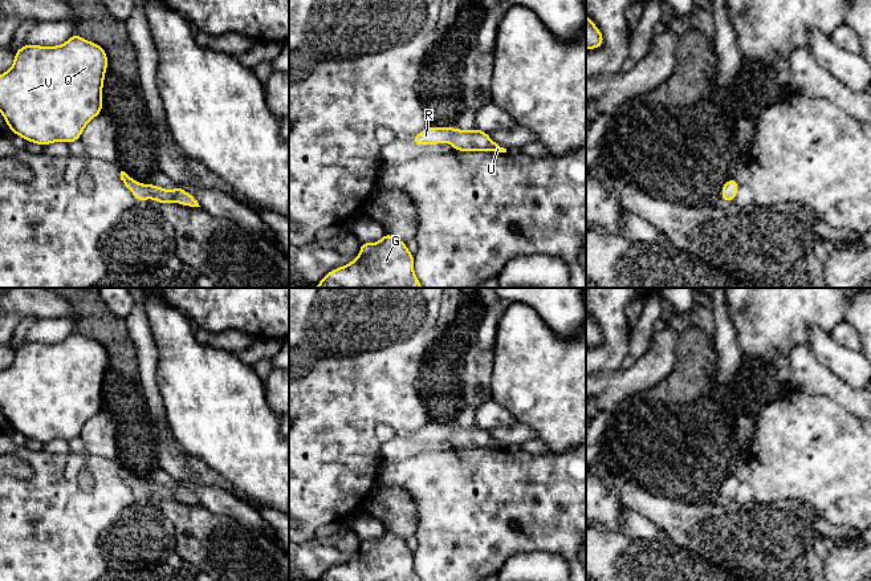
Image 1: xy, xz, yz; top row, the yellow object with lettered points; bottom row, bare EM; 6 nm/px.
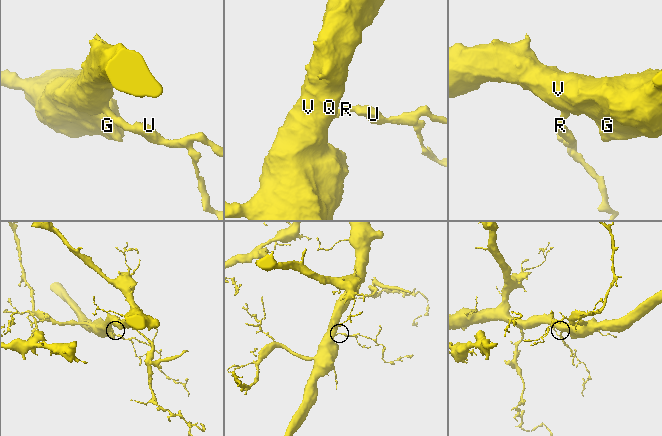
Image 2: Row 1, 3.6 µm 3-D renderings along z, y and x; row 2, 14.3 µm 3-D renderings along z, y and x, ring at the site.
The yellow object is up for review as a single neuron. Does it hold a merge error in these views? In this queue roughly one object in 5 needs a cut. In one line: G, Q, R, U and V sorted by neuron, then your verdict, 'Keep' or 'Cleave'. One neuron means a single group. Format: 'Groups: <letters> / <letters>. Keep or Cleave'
Groups: G Q R U V. Keep

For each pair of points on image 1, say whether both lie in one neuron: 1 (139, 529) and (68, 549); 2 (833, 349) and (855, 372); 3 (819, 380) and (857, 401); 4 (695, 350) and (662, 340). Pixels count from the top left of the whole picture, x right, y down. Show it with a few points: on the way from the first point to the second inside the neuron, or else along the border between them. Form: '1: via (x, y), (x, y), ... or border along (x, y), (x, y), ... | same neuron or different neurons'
1: border along (118, 514), (100, 541), (100, 549), (106, 567) | different neurons
2: via (838, 354), (850, 366) | same neuron
3: via (829, 385), (847, 397) | same neuron
4: border along (680, 333), (675, 364), (667, 374) | different neurons

